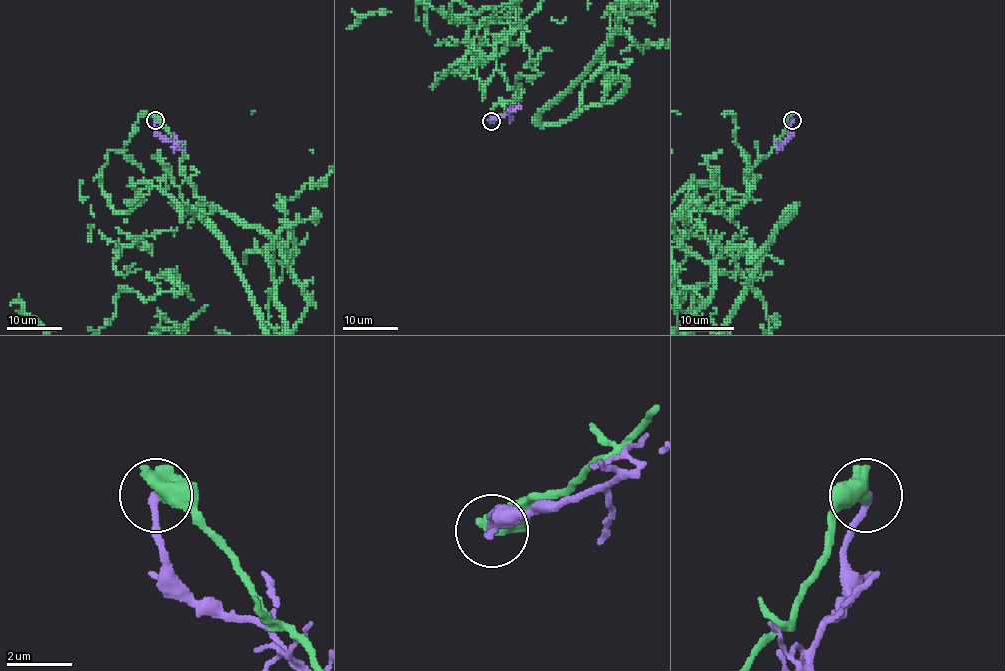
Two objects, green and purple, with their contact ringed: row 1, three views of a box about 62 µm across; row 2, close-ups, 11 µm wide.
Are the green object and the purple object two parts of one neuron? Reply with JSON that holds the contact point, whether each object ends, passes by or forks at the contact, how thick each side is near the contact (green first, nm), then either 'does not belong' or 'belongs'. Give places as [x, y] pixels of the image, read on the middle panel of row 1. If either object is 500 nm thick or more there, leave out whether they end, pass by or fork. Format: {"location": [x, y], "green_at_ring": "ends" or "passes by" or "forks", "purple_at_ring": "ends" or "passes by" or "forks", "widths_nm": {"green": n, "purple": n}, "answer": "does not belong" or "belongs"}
{"location": [491, 121], "widths_nm": {"green": 700, "purple": 220}, "answer": "does not belong"}

